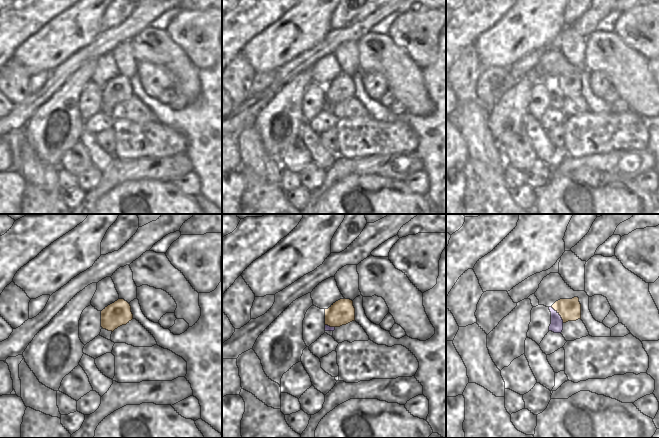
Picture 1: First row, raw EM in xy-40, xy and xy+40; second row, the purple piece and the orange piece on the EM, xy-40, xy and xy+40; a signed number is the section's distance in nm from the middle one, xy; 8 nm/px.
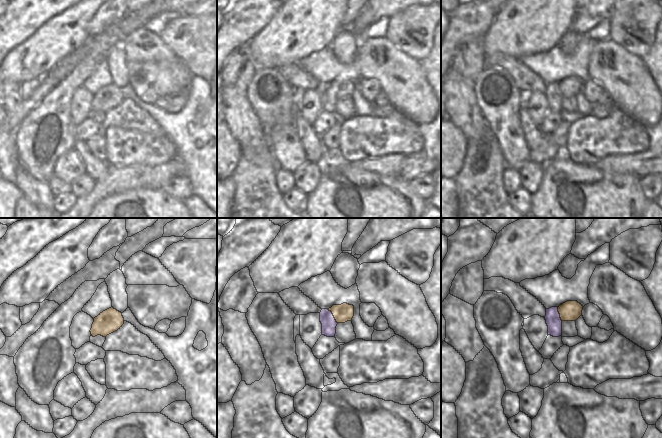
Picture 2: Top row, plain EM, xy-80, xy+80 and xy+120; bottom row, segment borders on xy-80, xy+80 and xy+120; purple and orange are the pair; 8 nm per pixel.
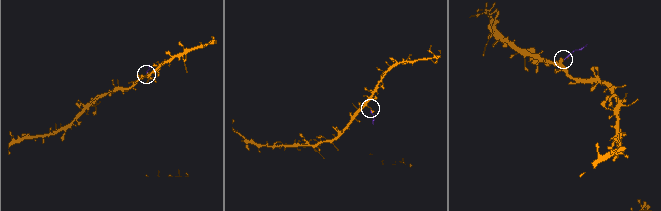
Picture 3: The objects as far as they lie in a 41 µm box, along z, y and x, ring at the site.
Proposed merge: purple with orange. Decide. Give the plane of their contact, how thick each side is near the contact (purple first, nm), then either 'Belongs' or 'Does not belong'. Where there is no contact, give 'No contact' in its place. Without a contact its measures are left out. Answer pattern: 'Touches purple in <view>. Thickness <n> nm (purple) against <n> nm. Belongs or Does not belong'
Touches purple in xy+40. Thickness 110 nm (purple) against 180 nm. Does not belong.

